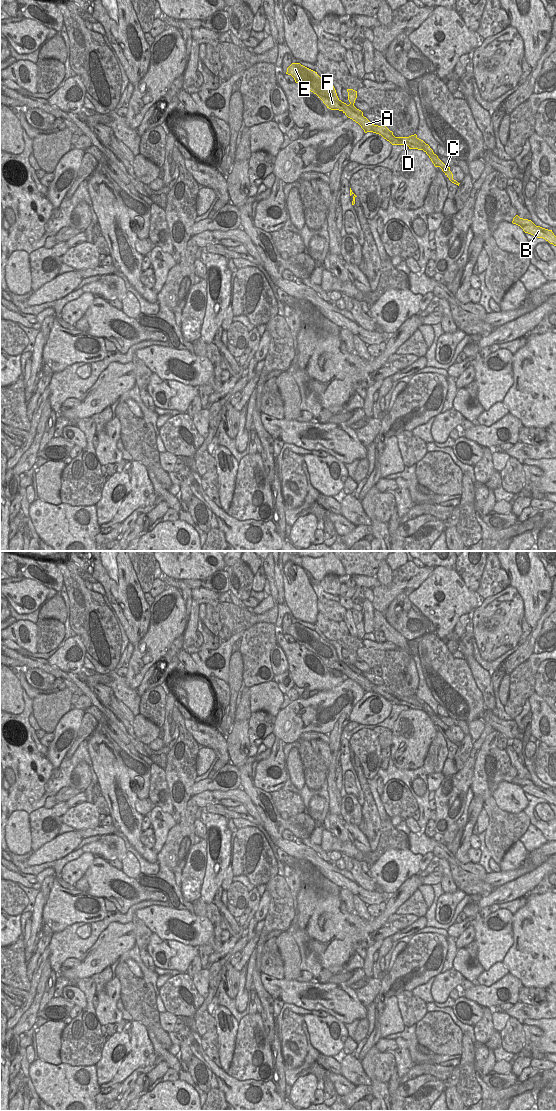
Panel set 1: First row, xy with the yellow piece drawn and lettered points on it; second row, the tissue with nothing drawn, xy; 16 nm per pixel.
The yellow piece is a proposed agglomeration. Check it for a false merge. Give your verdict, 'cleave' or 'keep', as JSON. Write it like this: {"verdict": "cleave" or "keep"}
{"verdict": "cleave"}

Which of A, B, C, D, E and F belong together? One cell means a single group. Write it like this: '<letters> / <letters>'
A E F / B C D

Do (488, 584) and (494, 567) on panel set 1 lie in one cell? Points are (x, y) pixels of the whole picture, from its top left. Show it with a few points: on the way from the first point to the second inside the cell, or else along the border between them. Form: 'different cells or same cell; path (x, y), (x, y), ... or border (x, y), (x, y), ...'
same cell; path (492, 580), (493, 571)

